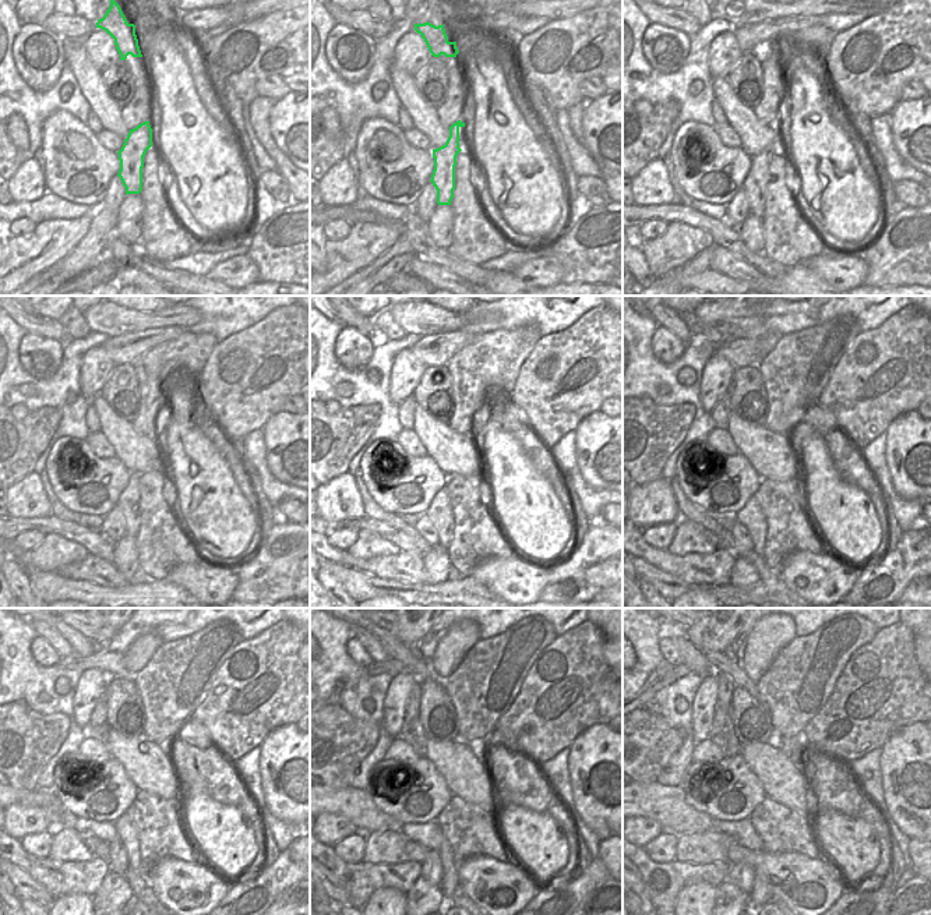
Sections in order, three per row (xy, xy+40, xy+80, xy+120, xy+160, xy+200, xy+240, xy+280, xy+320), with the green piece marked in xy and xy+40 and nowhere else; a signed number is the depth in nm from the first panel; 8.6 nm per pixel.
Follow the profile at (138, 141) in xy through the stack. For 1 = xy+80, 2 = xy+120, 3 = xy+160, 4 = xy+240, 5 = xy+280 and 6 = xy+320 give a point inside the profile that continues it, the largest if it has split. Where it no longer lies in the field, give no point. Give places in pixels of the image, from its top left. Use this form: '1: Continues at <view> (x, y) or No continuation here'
1: Continues at xy+80 (755, 183)
2: Continues at xy+120 (129, 501)
3: Continues at xy+160 (440, 512)
4: Continues at xy+240 (127, 834)
5: Continues at xy+280 (452, 891)
6: Continues at xy+320 (761, 891)

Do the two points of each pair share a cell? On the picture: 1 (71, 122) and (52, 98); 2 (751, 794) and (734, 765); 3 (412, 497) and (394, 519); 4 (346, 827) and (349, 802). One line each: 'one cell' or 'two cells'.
1: two cells
2: one cell
3: two cells
4: two cells

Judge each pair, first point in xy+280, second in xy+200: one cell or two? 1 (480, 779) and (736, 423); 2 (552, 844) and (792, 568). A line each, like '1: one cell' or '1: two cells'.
1: one cell
2: two cells

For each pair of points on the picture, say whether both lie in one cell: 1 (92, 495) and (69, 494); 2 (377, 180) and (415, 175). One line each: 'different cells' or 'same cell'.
1: same cell
2: same cell

